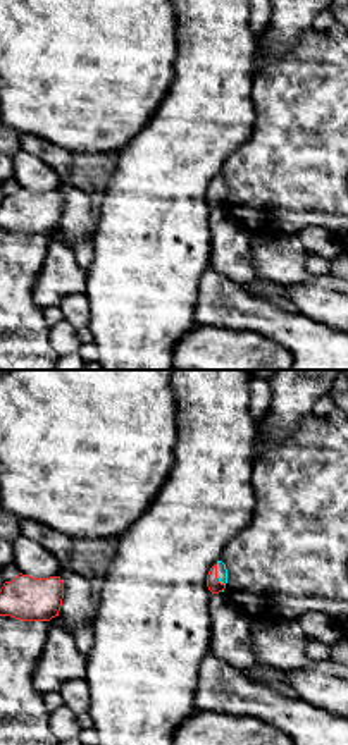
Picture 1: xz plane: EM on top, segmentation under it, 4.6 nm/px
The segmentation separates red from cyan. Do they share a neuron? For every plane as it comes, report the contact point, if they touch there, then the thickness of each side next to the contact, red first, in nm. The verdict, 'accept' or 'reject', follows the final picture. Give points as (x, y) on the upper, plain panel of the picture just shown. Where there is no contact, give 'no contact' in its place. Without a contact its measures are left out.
contact (216, 190); calibres 70 and 50 nm

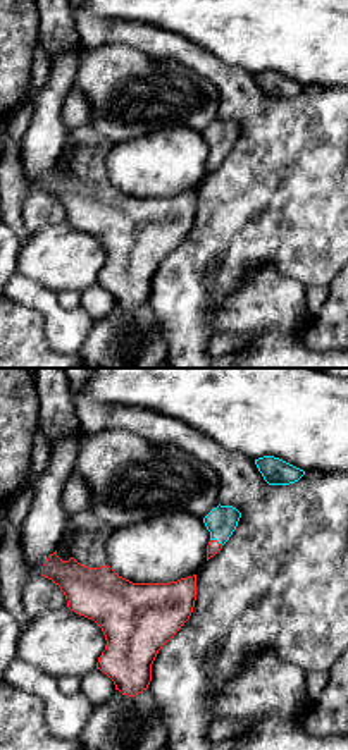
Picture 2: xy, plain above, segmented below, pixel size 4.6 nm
contact (216, 155); calibres 60 and 150 nm

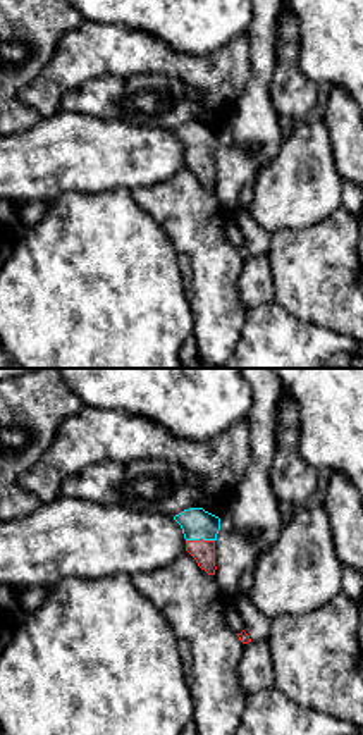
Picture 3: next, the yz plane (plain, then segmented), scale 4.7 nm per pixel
contact (200, 154); calibres 110 and 150 nm

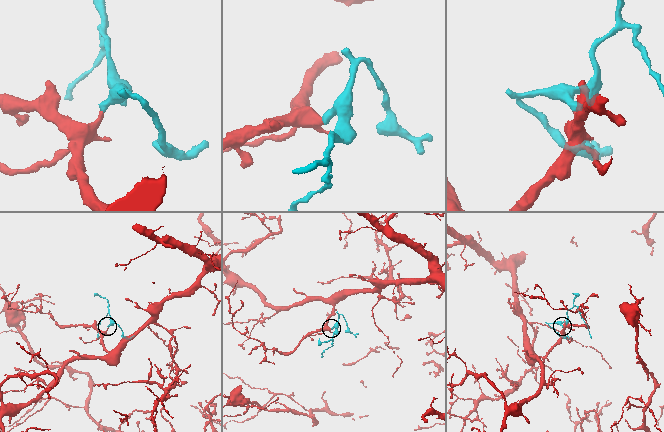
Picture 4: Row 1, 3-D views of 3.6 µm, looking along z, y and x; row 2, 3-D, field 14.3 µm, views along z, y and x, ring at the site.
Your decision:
accept

